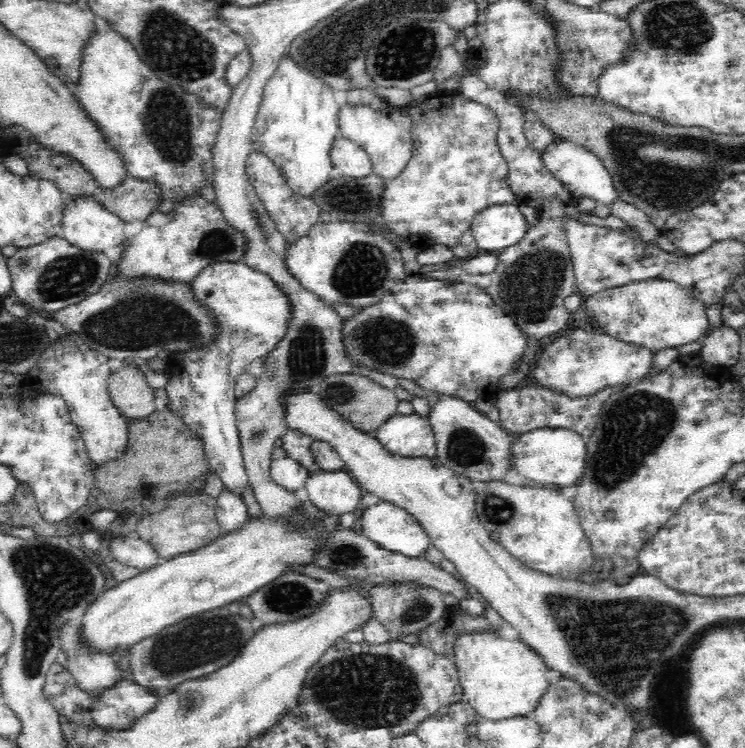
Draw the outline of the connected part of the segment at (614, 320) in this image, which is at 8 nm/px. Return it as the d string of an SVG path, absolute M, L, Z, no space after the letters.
M650 279L636 283L630 282L616 288L606 288L602 292L595 292L592 296L583 299L588 310L587 313L591 313L605 330L600 332L606 332L618 340L644 347L654 354L666 351L667 348L678 348L684 344L696 342L700 336L706 334L709 328L706 315L707 305L671 280Z

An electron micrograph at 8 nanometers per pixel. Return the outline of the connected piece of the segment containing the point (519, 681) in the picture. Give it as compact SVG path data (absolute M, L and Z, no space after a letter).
M465 629L454 638L457 676L463 686L461 700L469 702L479 716L497 717L531 713L548 686L547 665L535 648L521 638L508 640L498 629Z

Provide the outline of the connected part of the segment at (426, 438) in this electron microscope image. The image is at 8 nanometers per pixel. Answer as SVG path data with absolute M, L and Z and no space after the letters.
M416 412L412 414L393 413L375 430L374 434L390 452L398 452L400 456L435 456L435 434L429 420Z

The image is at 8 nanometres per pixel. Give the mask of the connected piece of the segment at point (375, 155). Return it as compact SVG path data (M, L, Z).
M369 104L338 106L337 124L340 137L357 143L372 159L373 172L388 180L402 172L412 156L412 141L409 139L411 120L399 108L389 106L387 110L374 110Z

